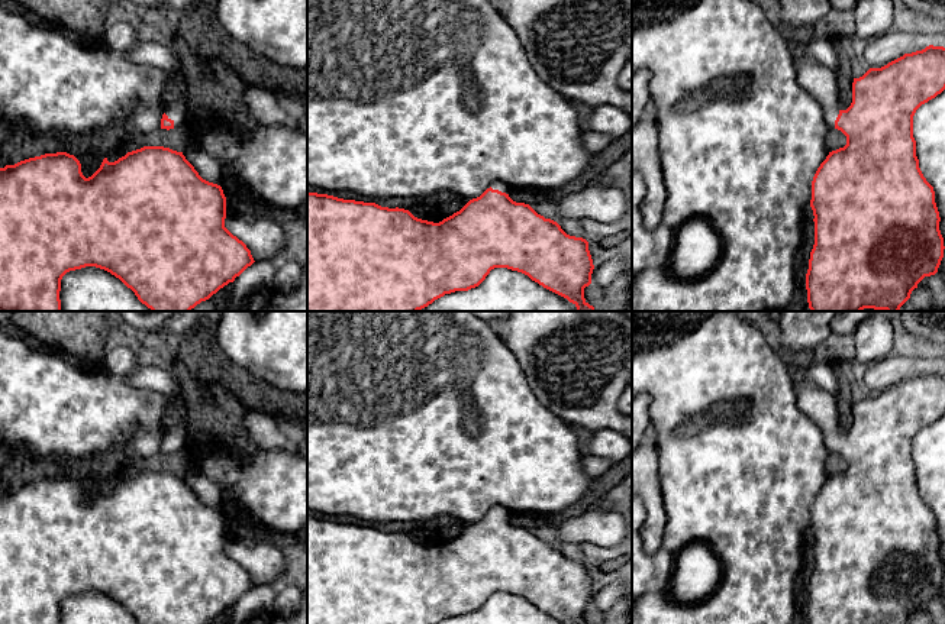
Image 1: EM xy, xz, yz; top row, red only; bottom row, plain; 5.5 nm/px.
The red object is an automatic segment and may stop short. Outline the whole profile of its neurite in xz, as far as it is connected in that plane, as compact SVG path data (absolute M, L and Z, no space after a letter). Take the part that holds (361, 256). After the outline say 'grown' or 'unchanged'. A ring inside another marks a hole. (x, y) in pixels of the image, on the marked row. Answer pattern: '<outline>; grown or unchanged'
M496 181L439 223L417 219L399 207L307 193L307 311L419 311L445 294L478 287L494 268L522 272L567 298L577 311L594 311L584 298L594 269L588 242L567 235L557 222L538 214L529 204L513 201L509 190Z; grown

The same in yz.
M804 33L788 35L788 49L793 56L793 64L797 81L822 104L826 123L830 129L838 129L846 136L846 145L836 151L829 152L826 159L817 168L812 181L812 200L815 222L815 245L810 252L809 269L806 274L807 303L812 311L862 311L864 308L899 311L900 307L910 298L910 294L917 284L925 278L935 275L944 258L944 237L939 230L939 211L935 203L933 187L926 181L916 156L916 140L913 138L913 116L916 110L935 98L945 90L945 48L929 45L922 51L904 54L903 56L888 62L881 68L870 68L862 77L854 78L852 83L852 103L846 110L838 107L838 84L836 72L822 67L819 62L804 58L800 52L802 43L807 39Z; grown

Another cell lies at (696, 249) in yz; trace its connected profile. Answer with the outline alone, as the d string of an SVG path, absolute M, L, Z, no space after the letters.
M696 217L674 230L674 245L665 268L677 278L706 275L717 262L720 240L707 220Z

